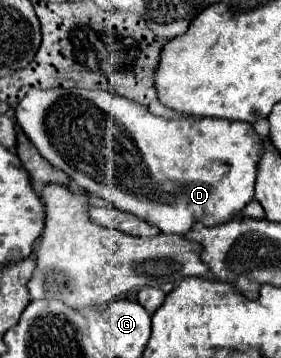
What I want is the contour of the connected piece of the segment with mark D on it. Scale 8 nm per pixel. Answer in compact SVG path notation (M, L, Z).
M32 88L28 90L28 94L24 96L24 100L18 104L16 108L16 122L20 124L20 128L24 130L24 134L30 138L30 142L40 150L40 154L56 168L64 170L80 188L84 188L88 194L94 196L102 196L106 198L112 206L116 206L118 210L130 212L154 226L158 226L164 234L172 232L172 234L180 234L184 236L190 226L198 220L204 226L216 226L222 222L232 220L234 216L238 216L242 212L242 208L254 198L254 184L256 184L256 170L258 170L258 160L264 152L260 136L254 132L254 128L248 122L228 122L224 118L184 118L184 120L164 120L160 116L148 114L148 110L144 110L144 106L128 100L128 98L120 98L114 96L106 90L80 90L80 88L72 88L72 90L64 90L64 88L50 88L50 90L38 90Z

